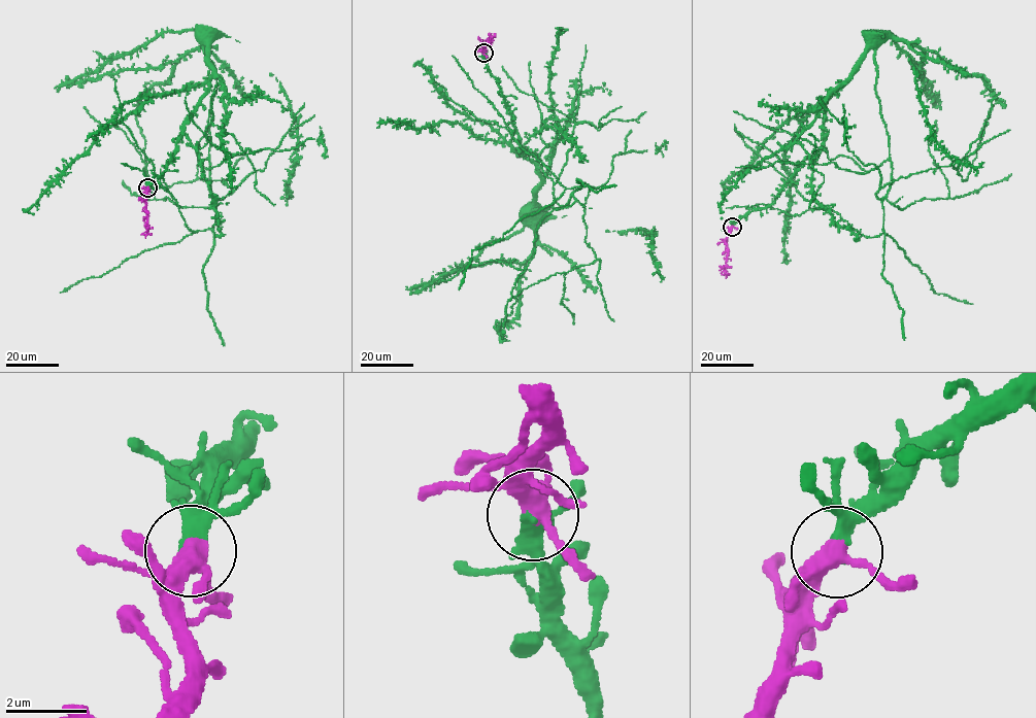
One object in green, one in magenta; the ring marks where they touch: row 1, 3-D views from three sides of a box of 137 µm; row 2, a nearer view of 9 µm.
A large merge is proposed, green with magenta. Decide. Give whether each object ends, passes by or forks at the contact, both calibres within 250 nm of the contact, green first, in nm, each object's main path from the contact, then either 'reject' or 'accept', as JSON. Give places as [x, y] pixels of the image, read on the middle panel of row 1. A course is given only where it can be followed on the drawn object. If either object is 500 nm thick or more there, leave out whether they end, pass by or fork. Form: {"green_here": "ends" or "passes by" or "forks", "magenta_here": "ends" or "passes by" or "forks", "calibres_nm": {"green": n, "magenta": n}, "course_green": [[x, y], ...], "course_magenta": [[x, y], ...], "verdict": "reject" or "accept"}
{"green_here": "passes by", "magenta_here": "passes by", "calibres_nm": {"green": 280, "magenta": 420}, "course_green": [[482, 53], [521, 150], [536, 155], [532, 211], [565, 207], [587, 183], [596, 260], [524, 288], [496, 329]], "course_magenta": [[482, 53], [482, 45], [492, 38], [486, 42]], "verdict": "accept"}

